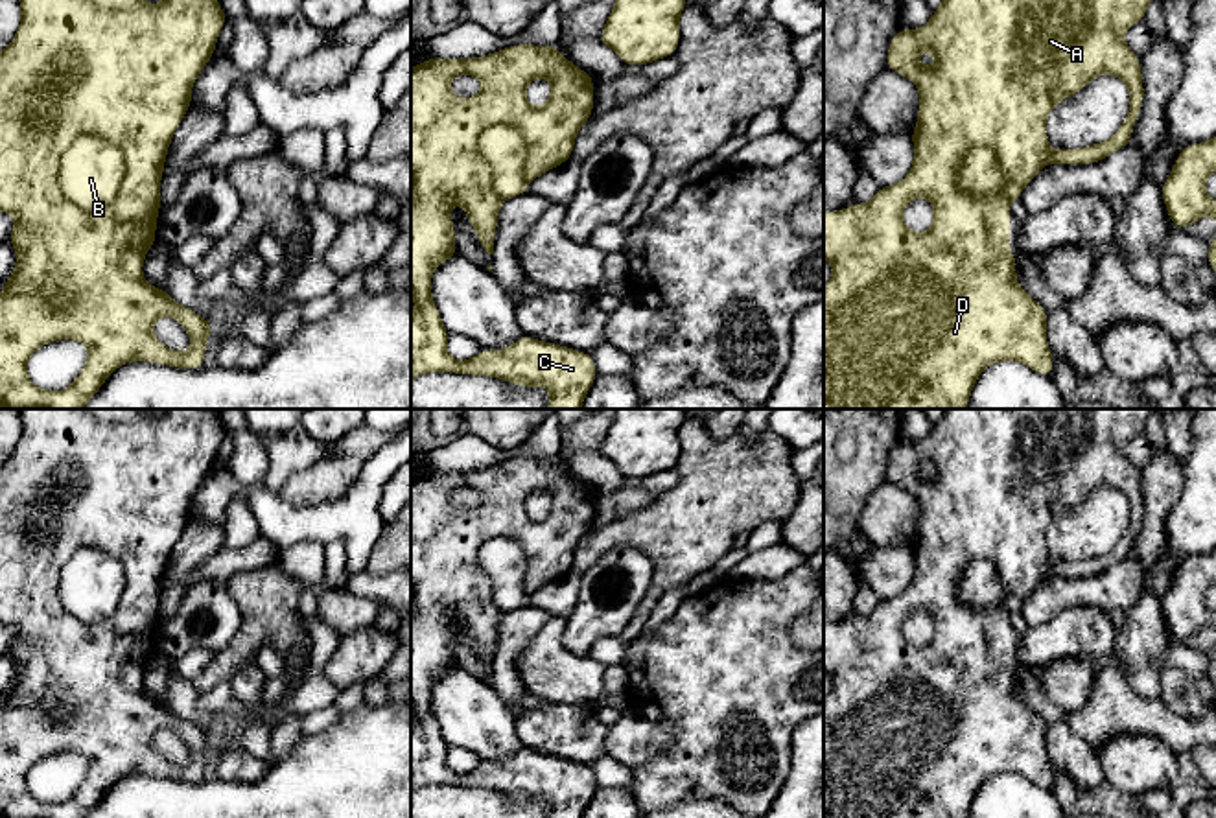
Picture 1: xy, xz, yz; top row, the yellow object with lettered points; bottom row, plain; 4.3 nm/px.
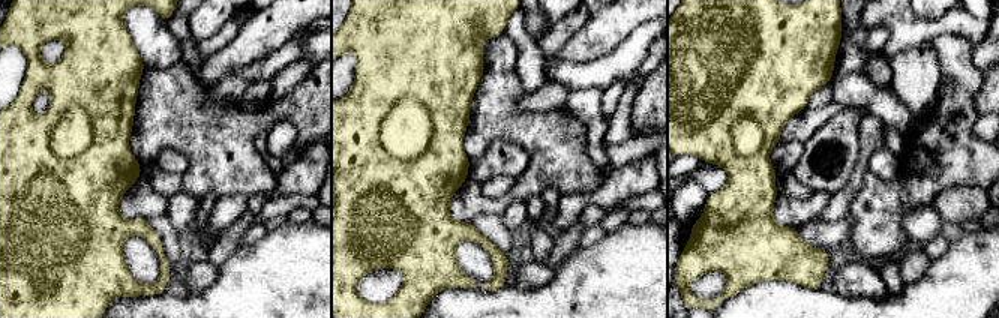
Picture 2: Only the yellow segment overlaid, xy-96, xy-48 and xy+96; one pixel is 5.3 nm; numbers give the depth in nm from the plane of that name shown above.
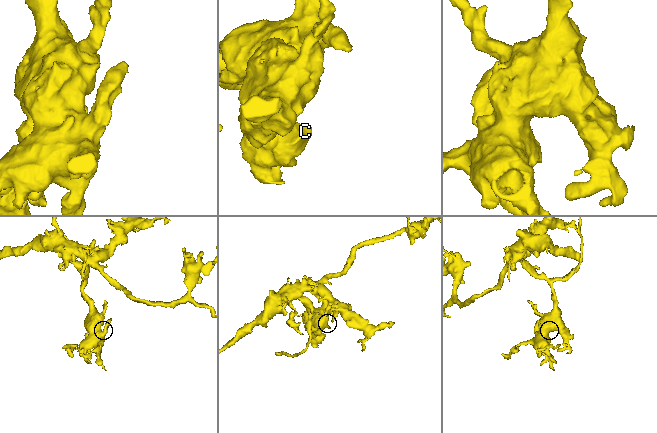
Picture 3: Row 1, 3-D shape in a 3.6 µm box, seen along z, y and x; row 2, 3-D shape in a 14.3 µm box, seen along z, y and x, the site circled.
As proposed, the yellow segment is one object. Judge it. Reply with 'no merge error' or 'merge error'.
merge error

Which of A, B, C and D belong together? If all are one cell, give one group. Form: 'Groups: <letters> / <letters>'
Groups: A C D / B

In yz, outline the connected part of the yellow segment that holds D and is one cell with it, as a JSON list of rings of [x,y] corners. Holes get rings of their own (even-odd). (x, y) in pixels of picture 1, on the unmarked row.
[[[943,409],[930,433],[919,442],[899,440],[892,450],[886,468],[886,481],[910,492],[919,503],[918,534],[910,545],[914,556],[914,575],[908,588],[892,597],[879,599],[870,615],[855,615],[836,625],[824,625],[824,671],[831,674],[833,687],[824,700],[824,818],[967,818],[971,803],[982,783],[997,774],[1019,774],[1041,789],[1054,787],[1054,770],[1046,754],[1048,724],[1035,715],[1019,696],[1015,689],[1019,669],[1010,667],[1010,619],[1002,606],[989,610],[969,610],[958,602],[958,584],[964,567],[975,558],[988,558],[995,564],[999,578],[1008,593],[1026,599],[1048,577],[1063,578],[1094,577],[1128,558],[1133,553],[1133,540],[1144,516],[1144,496],[1140,485],[1140,470],[1124,455],[1124,446],[1137,435],[1142,435],[1150,415],[1155,409]],[[921,462],[934,466],[934,479],[923,481],[918,475]],[[1111,486],[1120,490],[1129,505],[1128,527],[1118,543],[1104,555],[1052,564],[1046,547],[1046,531],[1050,523],[1067,510],[1085,501],[1096,488]],[[927,610],[932,617],[934,634],[927,645],[912,645],[903,634],[905,619],[916,612]]]

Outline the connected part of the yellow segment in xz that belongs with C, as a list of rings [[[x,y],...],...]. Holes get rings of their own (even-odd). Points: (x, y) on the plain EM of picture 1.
[[[516,457],[483,470],[429,470],[411,481],[411,709],[416,713],[411,726],[411,794],[426,785],[488,789],[523,801],[540,798],[551,807],[549,818],[582,818],[599,789],[591,766],[521,748],[505,763],[483,761],[472,772],[453,772],[446,763],[450,746],[435,719],[431,691],[440,676],[459,667],[451,615],[466,623],[483,661],[494,667],[505,612],[492,602],[494,584],[479,567],[479,549],[494,538],[518,542],[525,553],[523,588],[527,593],[538,591],[573,571],[577,545],[593,529],[593,497],[595,492],[567,473],[558,459]],[[464,486],[483,496],[479,508],[464,512],[451,505],[450,494]],[[536,490],[551,492],[544,520],[532,520],[525,510],[527,497]]]

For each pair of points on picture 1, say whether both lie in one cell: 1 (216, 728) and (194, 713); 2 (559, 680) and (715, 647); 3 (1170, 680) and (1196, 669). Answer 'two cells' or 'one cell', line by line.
1: one cell
2: two cells
3: two cells

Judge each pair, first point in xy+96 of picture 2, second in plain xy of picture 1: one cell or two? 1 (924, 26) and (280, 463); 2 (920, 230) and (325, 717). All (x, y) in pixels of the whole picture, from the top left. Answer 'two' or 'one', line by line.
1: one
2: two

